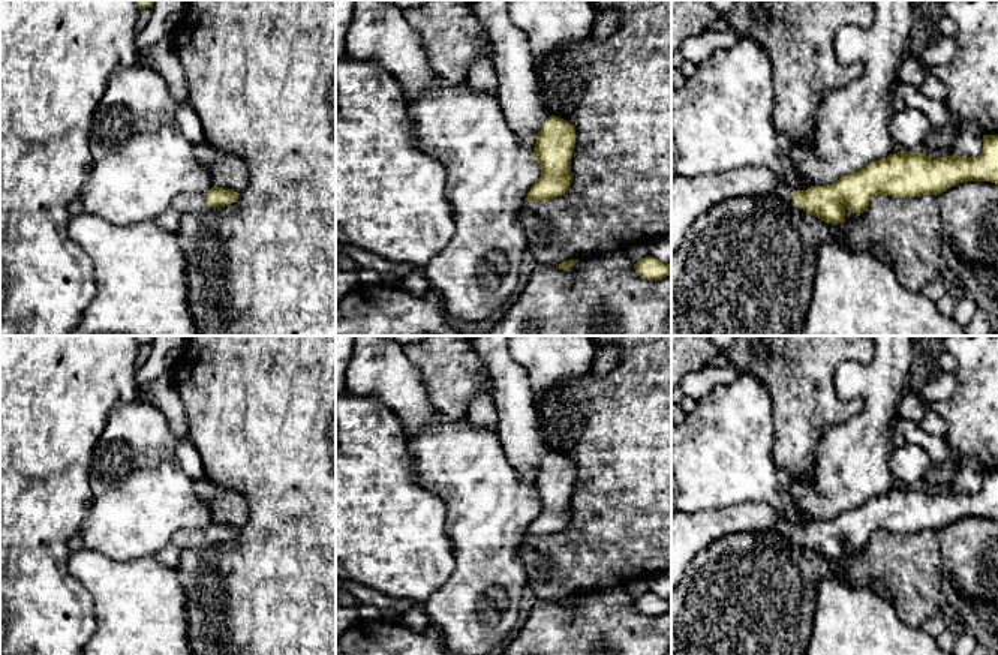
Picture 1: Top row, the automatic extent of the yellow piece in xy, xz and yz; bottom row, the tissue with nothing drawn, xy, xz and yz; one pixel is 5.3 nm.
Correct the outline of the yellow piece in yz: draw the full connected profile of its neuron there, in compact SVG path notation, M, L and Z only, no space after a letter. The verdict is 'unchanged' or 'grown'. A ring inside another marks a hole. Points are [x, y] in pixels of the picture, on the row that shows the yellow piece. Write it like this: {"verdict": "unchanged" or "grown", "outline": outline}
{"verdict": "grown", "outline": "M983 135L983 151L977 157L952 154L931 159L925 153L901 150L832 184L791 190L781 180L772 195L826 223L844 223L847 207L860 216L877 195L937 196L964 181L998 184L998 135Z"}

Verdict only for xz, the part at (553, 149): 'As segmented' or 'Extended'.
Extended

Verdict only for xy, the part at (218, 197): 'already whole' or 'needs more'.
needs more

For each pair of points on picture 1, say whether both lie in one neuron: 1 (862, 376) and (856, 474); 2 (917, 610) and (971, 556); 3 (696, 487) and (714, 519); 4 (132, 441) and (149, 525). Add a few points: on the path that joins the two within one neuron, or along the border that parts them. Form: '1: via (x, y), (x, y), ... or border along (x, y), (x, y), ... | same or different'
1: via (872, 400), (872, 429), (859, 450) | same
2: border along (935, 535), (944, 570) | different
3: border along (742, 502), (687, 513) | different
4: via (135, 462), (143, 469), (143, 504) | same

